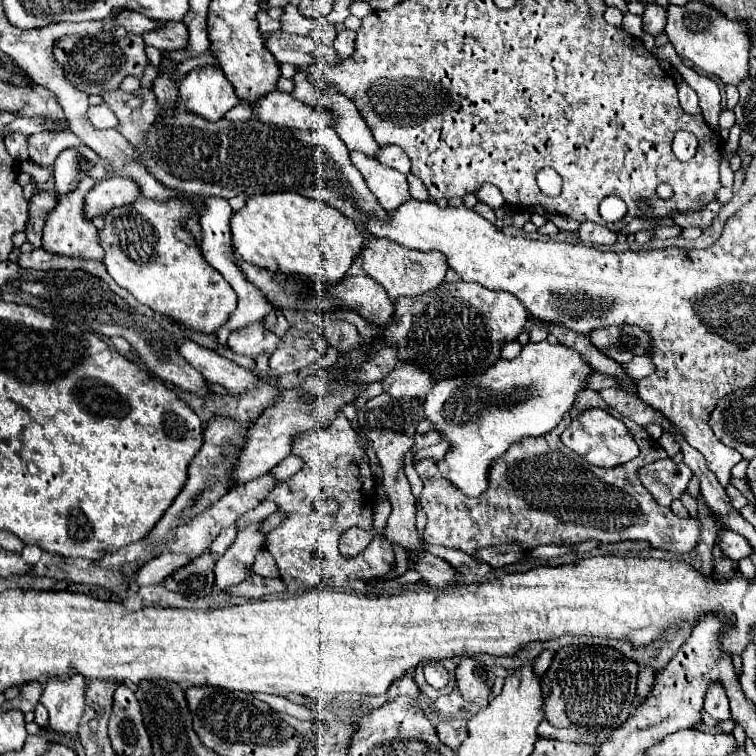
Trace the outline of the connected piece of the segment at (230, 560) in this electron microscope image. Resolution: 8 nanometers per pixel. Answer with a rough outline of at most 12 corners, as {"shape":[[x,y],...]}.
{"shape":[[263,522],[237,530],[235,542],[215,564],[217,588],[251,570],[263,548]]}

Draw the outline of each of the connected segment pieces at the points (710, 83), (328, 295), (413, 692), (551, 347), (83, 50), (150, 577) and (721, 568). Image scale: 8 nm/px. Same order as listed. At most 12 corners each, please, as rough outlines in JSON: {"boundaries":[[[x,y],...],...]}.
{"boundaries":[[[673,66],[697,92],[705,124],[719,128],[721,92],[709,76]],[[237,260],[267,300],[329,312],[349,306],[383,328],[393,302],[369,276],[309,282]],[[397,680],[387,690],[389,700],[411,696],[417,702],[419,688],[413,680]],[[529,342],[487,372],[439,380],[425,414],[437,462],[483,494],[491,460],[541,436],[595,370]],[[65,36],[57,60],[85,94],[143,76],[141,36]],[[161,554],[145,564],[135,582],[161,584],[189,564],[187,554]],[[719,546],[713,548],[715,578],[729,578],[737,564],[721,554]]]}

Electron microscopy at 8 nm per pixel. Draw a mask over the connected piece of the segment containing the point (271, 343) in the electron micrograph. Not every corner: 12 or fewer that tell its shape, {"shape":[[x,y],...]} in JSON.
{"shape":[[263,320],[233,330],[227,344],[237,354],[273,354],[279,338]]}

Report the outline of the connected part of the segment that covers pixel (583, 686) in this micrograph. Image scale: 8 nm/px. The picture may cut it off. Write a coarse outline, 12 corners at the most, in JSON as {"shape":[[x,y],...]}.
{"shape":[[561,648],[541,678],[555,728],[613,730],[639,668],[613,648]]}

